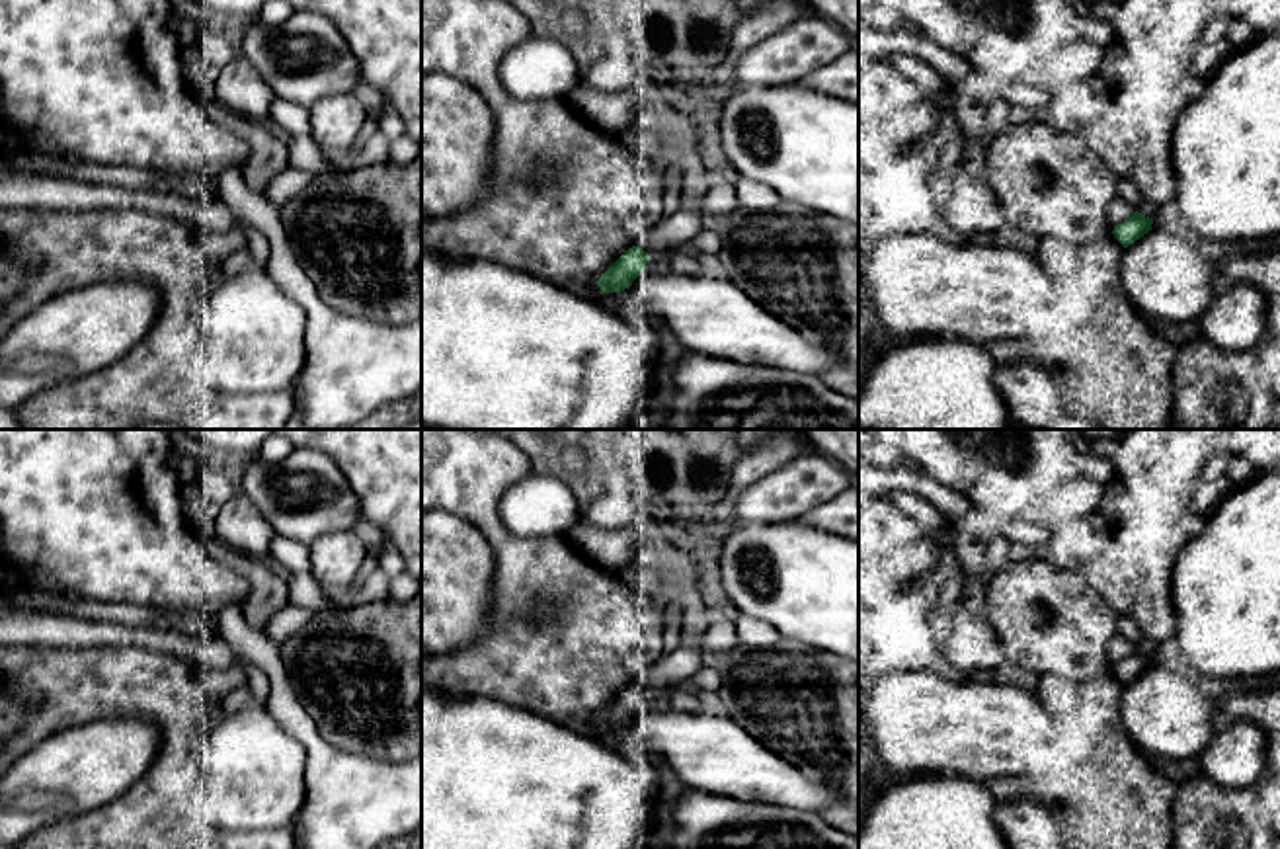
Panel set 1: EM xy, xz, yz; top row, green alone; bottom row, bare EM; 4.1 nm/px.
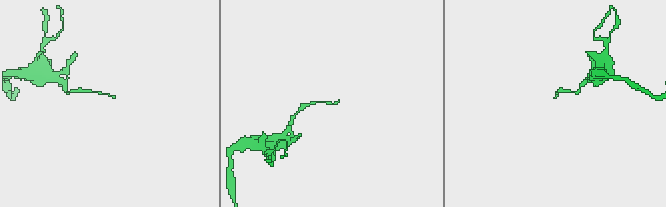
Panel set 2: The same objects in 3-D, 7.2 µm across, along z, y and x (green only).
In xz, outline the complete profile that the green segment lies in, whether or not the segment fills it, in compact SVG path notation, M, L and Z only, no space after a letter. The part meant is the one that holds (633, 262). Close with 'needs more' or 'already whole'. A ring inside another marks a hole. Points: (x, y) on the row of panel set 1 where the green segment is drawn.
M628 248L597 281L603 293L620 293L646 269L650 256L640 248Z | already whole

